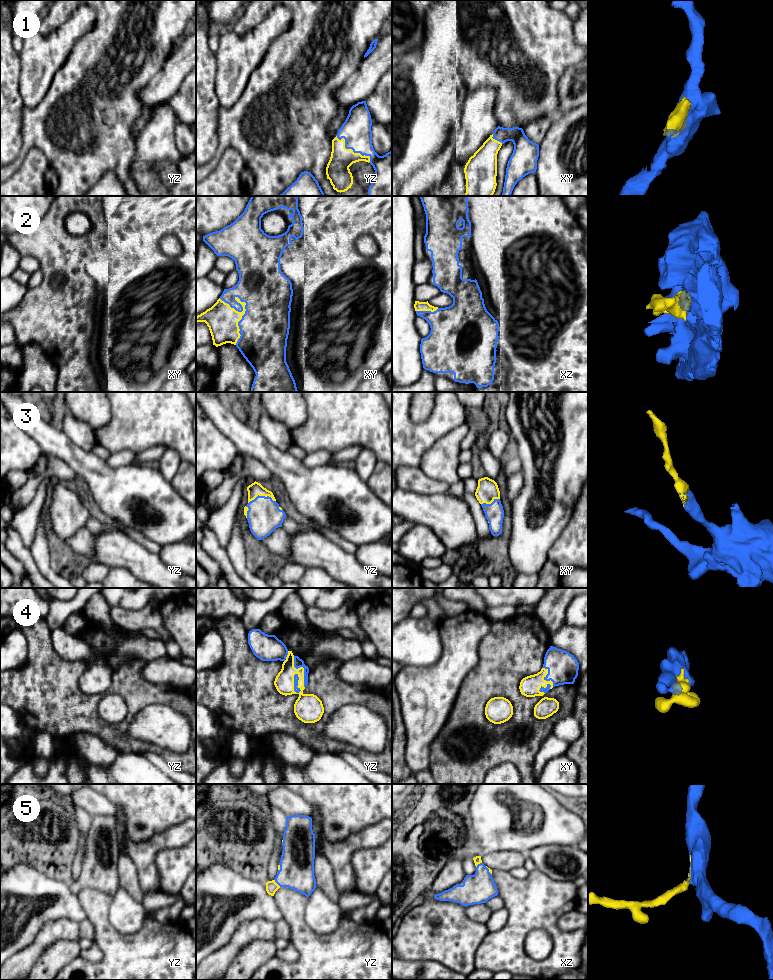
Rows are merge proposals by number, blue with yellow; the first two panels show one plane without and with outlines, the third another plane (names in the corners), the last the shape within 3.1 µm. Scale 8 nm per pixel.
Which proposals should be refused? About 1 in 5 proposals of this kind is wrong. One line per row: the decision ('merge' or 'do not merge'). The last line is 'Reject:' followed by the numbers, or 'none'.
1: merge
2: merge
3: merge
4: merge
5: merge
Reject: none

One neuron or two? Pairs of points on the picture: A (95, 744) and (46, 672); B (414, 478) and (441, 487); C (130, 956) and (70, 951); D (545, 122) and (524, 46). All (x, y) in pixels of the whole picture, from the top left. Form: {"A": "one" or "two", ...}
{"A": "two", "B": "one", "C": "two", "D": "two"}

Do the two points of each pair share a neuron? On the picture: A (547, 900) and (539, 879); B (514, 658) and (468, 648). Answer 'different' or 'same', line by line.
A: same
B: different

